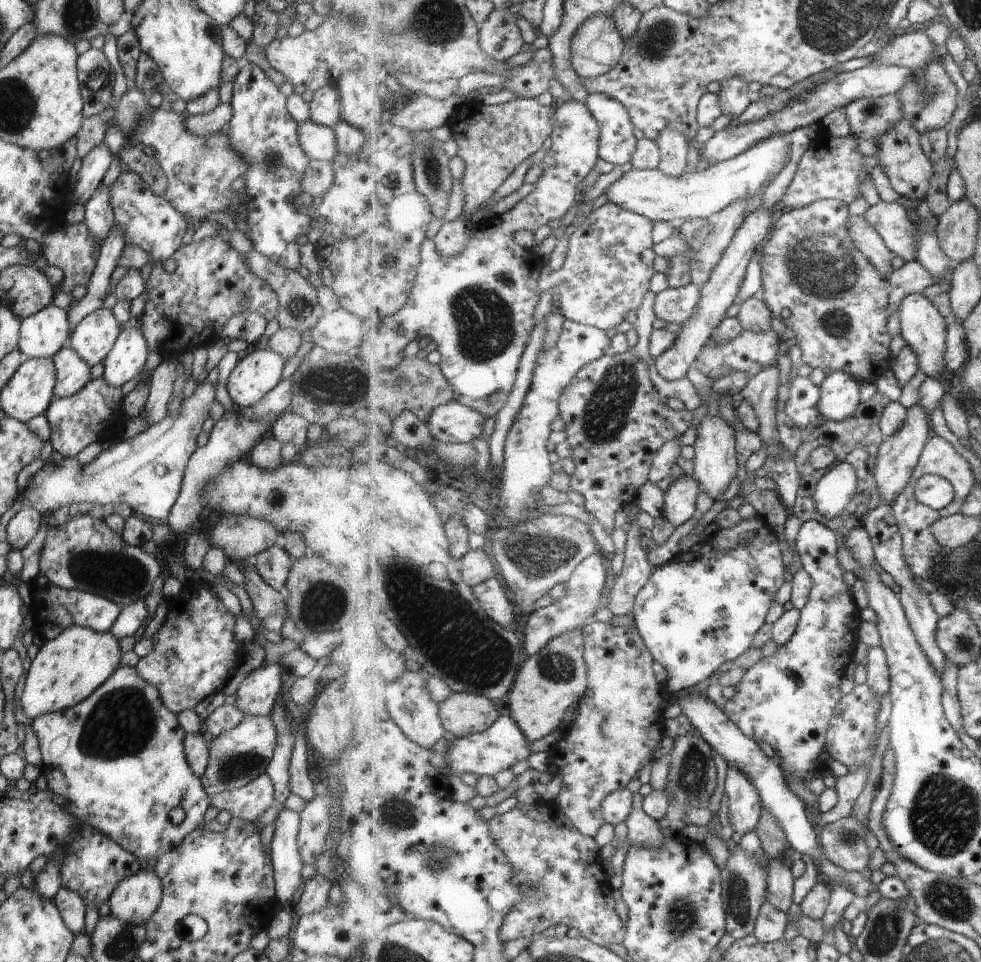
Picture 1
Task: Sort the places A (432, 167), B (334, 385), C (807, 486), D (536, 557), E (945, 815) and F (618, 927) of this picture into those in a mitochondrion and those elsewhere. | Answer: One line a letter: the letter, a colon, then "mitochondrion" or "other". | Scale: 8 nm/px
A: mitochondrion
B: mitochondrion
C: other
D: mitochondrion
E: mitochondrion
F: other

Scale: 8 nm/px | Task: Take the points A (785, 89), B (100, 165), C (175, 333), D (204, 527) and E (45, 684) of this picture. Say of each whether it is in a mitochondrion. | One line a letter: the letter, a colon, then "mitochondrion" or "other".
A: other
B: other
C: other
D: other
E: other

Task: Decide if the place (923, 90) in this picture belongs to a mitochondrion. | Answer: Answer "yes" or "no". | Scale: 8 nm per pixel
yes

